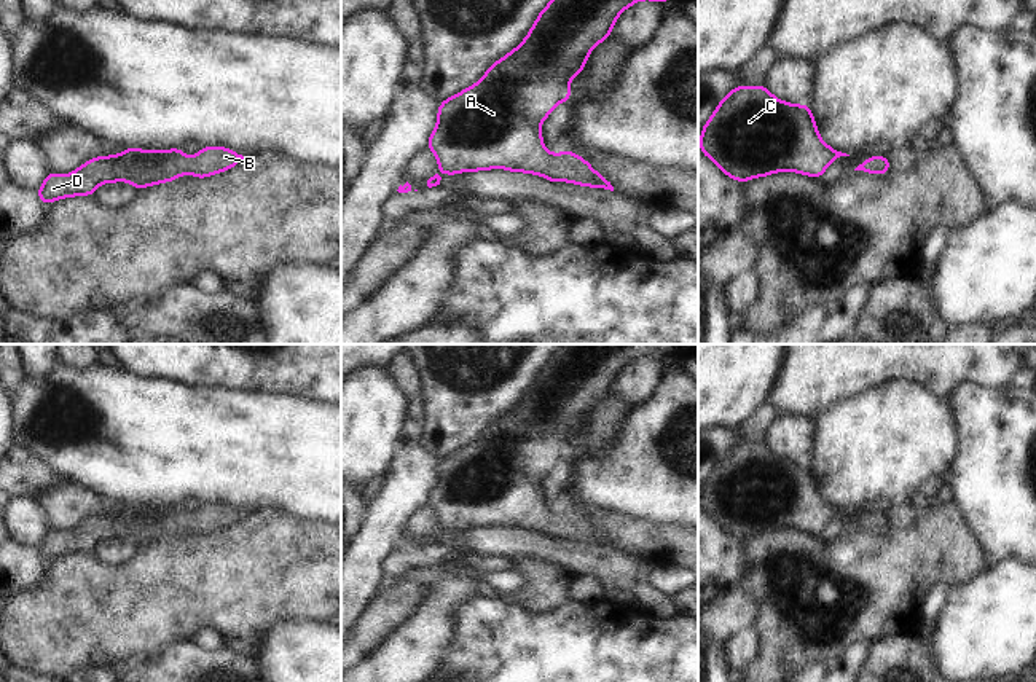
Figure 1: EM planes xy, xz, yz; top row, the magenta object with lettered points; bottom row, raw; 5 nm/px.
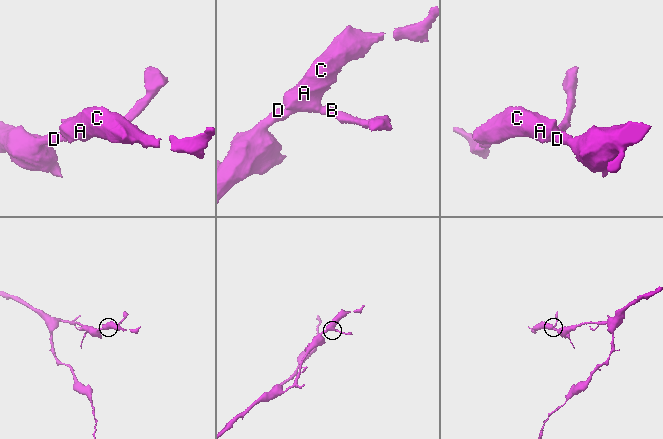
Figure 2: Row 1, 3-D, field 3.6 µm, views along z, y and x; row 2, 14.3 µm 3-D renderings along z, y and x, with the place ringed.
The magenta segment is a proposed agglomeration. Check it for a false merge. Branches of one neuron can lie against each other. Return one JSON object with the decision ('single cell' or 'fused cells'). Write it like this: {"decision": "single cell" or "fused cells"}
{"decision": "single cell"}

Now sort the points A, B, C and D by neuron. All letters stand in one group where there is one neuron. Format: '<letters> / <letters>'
A B C D

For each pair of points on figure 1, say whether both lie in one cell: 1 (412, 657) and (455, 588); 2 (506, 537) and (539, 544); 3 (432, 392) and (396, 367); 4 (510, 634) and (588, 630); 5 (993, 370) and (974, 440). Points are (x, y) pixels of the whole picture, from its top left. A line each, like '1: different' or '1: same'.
1: same
2: same
3: different
4: same
5: different

